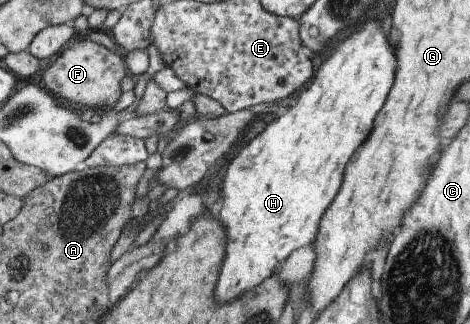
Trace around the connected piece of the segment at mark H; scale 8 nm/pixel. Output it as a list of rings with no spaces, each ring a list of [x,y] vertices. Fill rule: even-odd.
[[[373,16],[355,27],[347,37],[339,39],[330,51],[315,71],[311,85],[299,93],[295,105],[267,123],[267,127],[253,137],[228,165],[223,179],[225,203],[219,217],[229,231],[227,239],[231,245],[227,245],[225,263],[217,283],[219,301],[231,301],[243,291],[259,285],[281,261],[285,261],[287,255],[291,255],[293,249],[305,247],[315,239],[325,209],[341,189],[343,173],[351,155],[367,139],[367,133],[371,133],[373,121],[395,81],[395,49],[383,33],[381,21]]]

